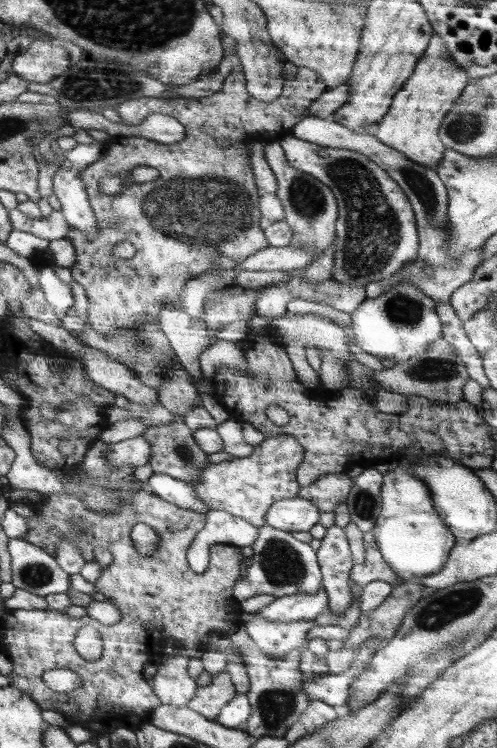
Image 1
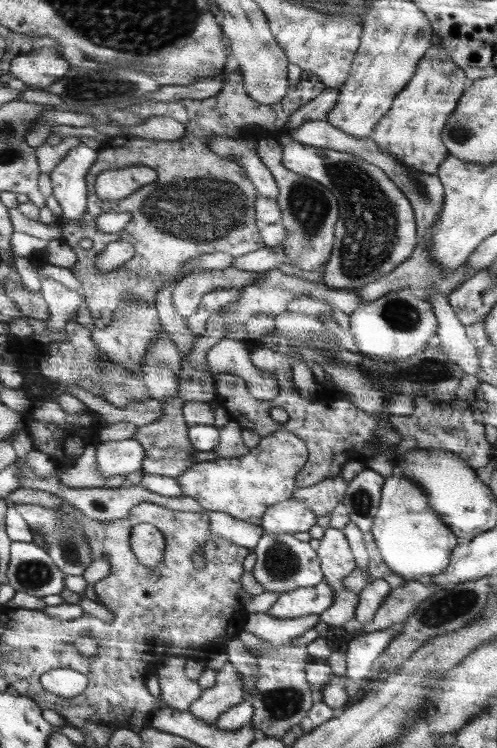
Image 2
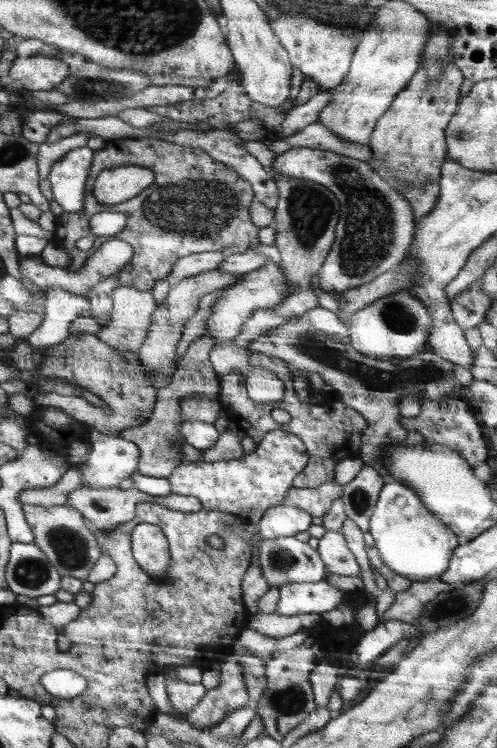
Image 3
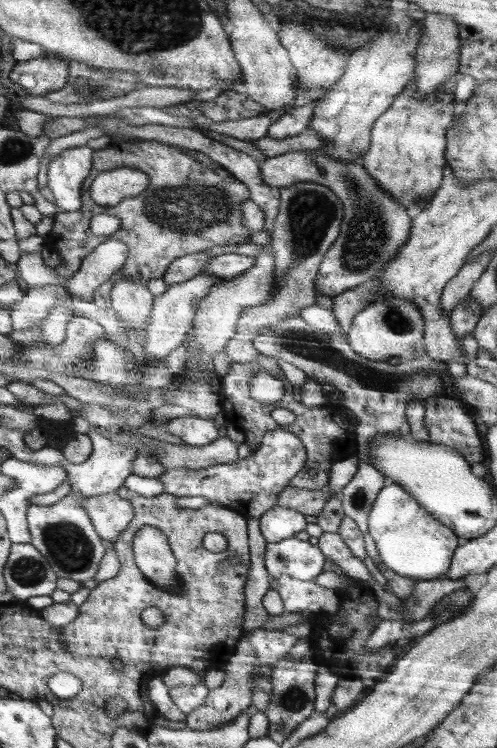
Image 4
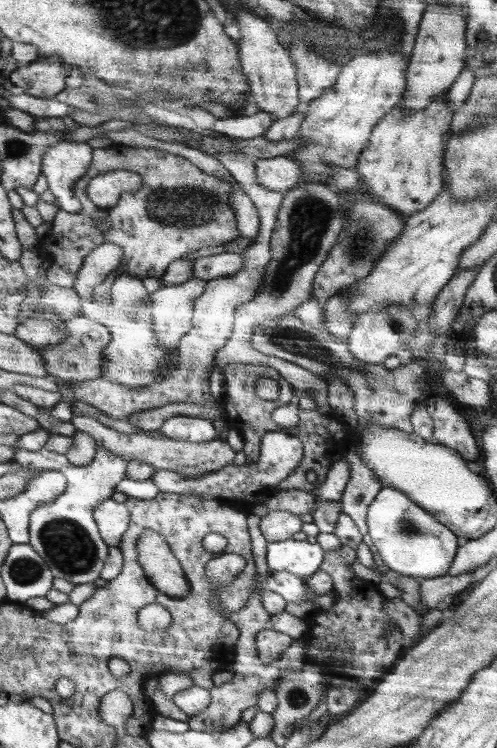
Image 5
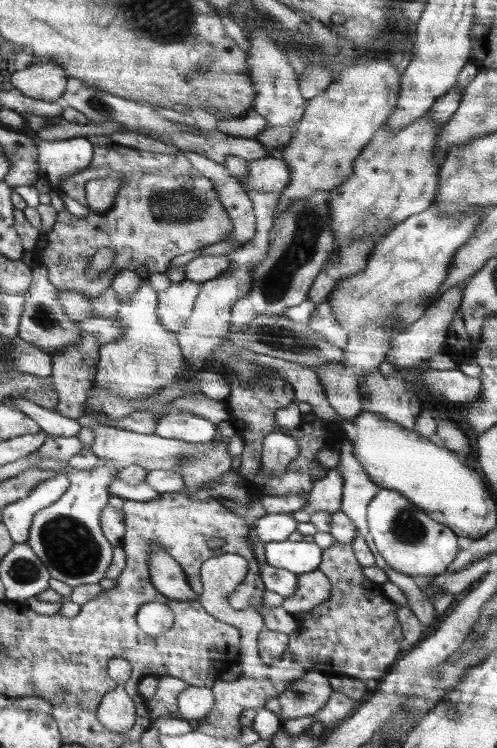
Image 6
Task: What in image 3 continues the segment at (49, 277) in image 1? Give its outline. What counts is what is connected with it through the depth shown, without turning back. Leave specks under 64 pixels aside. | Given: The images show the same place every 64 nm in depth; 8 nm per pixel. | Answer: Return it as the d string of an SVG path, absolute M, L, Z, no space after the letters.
M49 286L47 315L39 329L26 339L32 346L48 348L62 344L71 336L73 322L81 316L94 317L88 296L74 294L63 286Z

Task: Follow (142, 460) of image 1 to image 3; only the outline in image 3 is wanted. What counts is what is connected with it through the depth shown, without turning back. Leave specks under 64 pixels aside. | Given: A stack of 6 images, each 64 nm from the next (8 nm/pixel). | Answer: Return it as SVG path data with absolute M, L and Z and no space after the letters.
M95 427L88 433L91 453L79 470L85 479L85 488L118 487L139 466L141 450L135 442L113 437Z

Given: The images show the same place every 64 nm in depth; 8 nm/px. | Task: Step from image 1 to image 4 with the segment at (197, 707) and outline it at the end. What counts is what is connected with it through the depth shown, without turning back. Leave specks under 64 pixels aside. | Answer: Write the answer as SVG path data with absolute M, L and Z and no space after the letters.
M244 637L239 649L236 650L236 654L231 656L228 665L222 670L226 673L225 681L218 688L210 690L205 703L187 715L185 723L189 729L197 731L214 730L235 720L240 713L244 713L252 705L254 678L258 674L271 676L272 665L260 664L250 641Z

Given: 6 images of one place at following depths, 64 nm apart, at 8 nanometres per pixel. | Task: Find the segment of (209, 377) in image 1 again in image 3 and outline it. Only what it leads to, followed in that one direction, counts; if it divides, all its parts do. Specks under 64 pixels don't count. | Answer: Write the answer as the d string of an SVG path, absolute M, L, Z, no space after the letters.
M233 341L215 345L210 351L208 360L220 376L232 372L242 373L247 378L247 394L257 403L276 402L284 396L283 382L268 369L254 368L250 365L250 351L238 348Z

